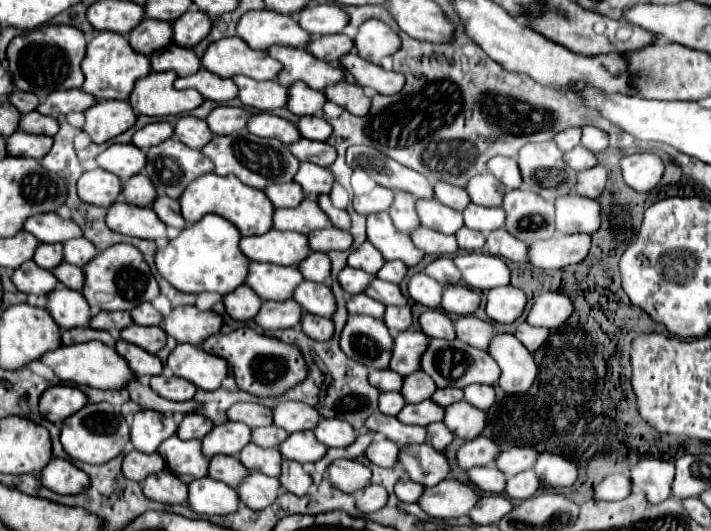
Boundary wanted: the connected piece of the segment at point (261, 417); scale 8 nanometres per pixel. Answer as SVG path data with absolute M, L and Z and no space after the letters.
M236 403L226 411L230 421L240 421L246 423L248 427L262 427L262 425L272 425L272 411L264 405L258 403Z

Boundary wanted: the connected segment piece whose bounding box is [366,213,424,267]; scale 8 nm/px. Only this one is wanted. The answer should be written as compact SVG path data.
M388 213L368 215L368 229L366 229L366 233L368 233L368 241L382 253L382 257L386 261L400 259L408 267L414 267L424 257L424 253L412 245L410 237L406 233L400 233L392 225Z

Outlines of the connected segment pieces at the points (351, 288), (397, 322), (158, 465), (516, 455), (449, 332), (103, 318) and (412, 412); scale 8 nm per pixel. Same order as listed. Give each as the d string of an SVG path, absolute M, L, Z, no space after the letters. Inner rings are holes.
M344 267L340 273L338 273L338 281L342 285L342 289L346 293L362 293L370 281L374 279L374 275L366 273L366 271L358 271L358 269L352 269L352 267Z
M388 305L386 313L384 313L384 323L390 329L390 333L398 333L398 331L406 331L412 327L412 313L410 307L396 307L396 305Z
M130 451L124 455L124 461L122 461L122 473L132 479L132 481L144 481L148 475L152 473L160 473L164 469L164 459L158 455L158 453L150 453L150 455L144 455L140 451Z
M510 447L506 451L500 451L496 455L494 465L504 473L504 475L516 475L520 471L532 469L534 461L538 457L538 451L534 451L532 447Z
M426 309L418 317L418 323L428 337L438 337L438 339L446 339L446 341L452 341L456 337L450 317L446 313L442 313L440 309Z
M100 311L98 315L94 315L90 319L90 327L92 329L104 329L104 331L110 331L110 333L118 333L120 329L128 327L132 323L132 317L128 311Z
M426 399L416 405L404 405L404 409L396 415L398 421L410 423L410 425L428 425L434 421L442 421L444 417L444 407L436 405L434 401Z

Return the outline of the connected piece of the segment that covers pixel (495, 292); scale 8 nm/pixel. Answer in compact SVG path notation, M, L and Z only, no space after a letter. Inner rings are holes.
M512 285L494 287L488 291L486 315L498 323L514 323L524 311L526 295Z

